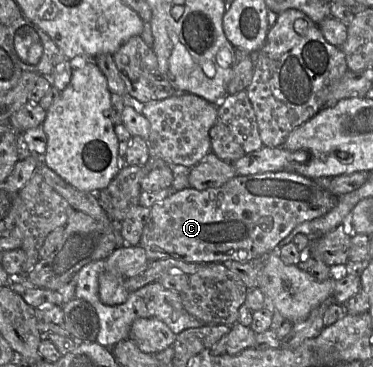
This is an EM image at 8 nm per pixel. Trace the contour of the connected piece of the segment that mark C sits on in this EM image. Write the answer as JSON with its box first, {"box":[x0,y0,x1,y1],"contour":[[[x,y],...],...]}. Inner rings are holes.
{"box":[139,172,337,265],"contour":[[[295,172],[238,175],[218,188],[196,190],[187,187],[154,204],[150,207],[151,217],[144,227],[139,246],[151,261],[178,259],[208,265],[264,260],[267,255],[277,251],[296,226],[323,217],[335,206],[337,200],[337,196],[318,185],[315,180]]]}

